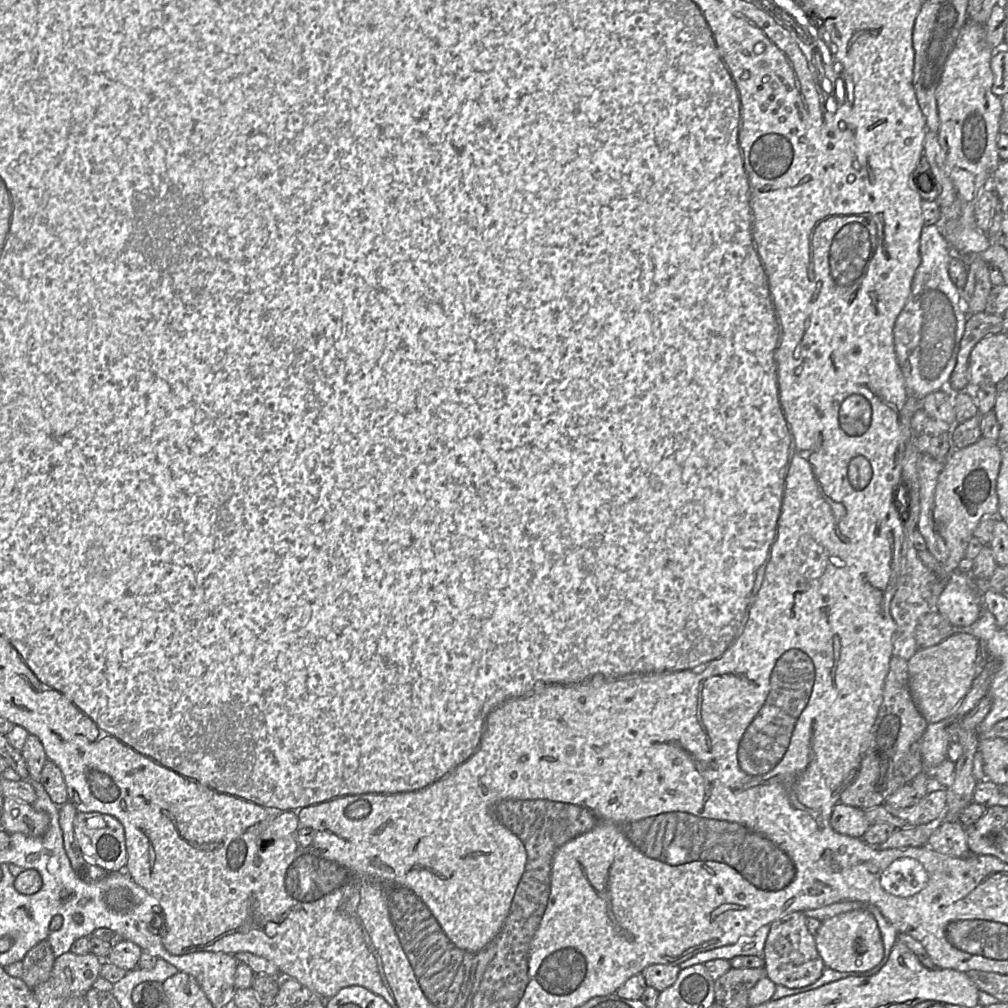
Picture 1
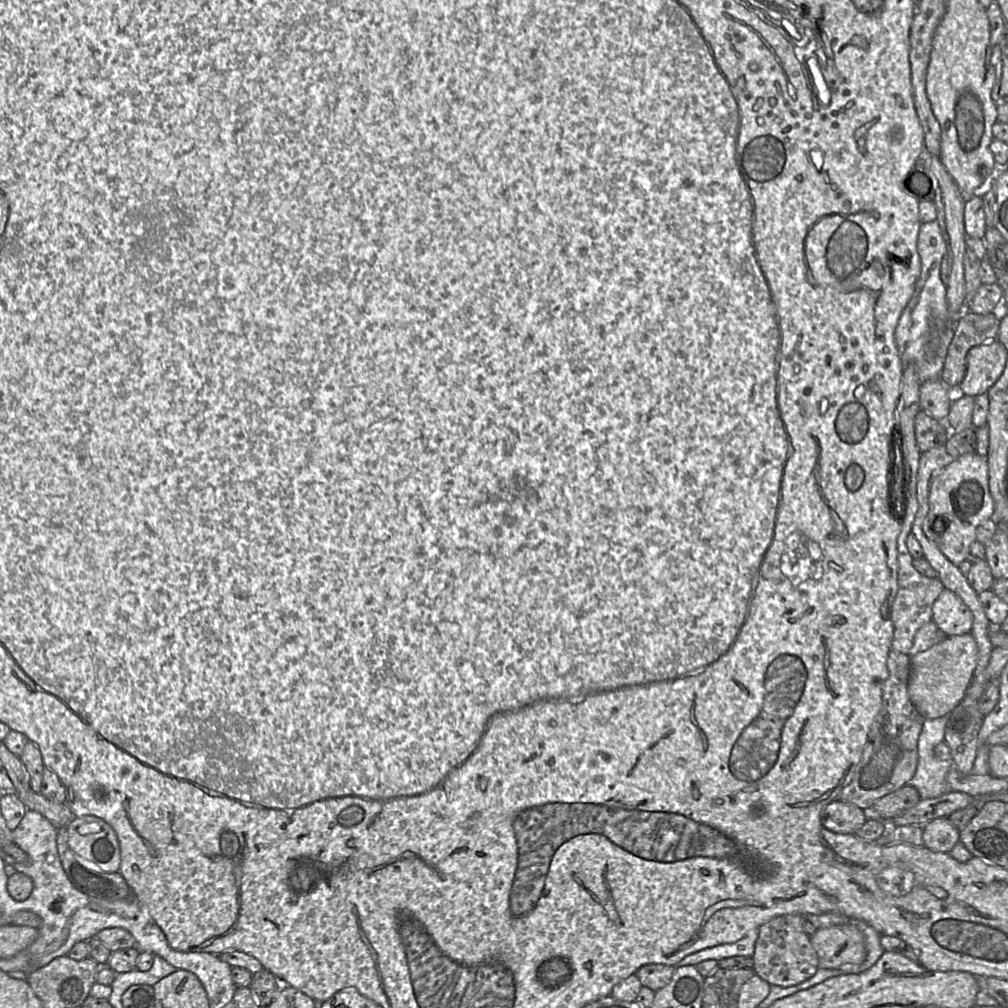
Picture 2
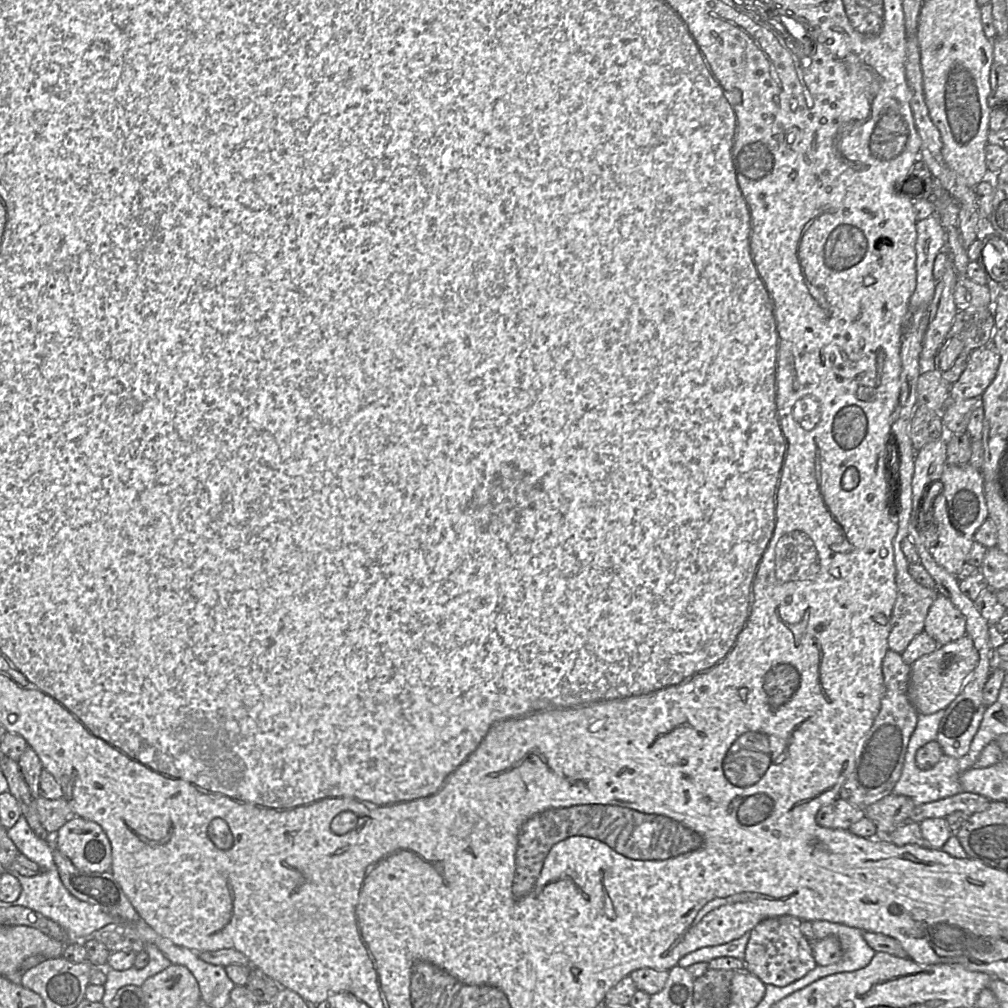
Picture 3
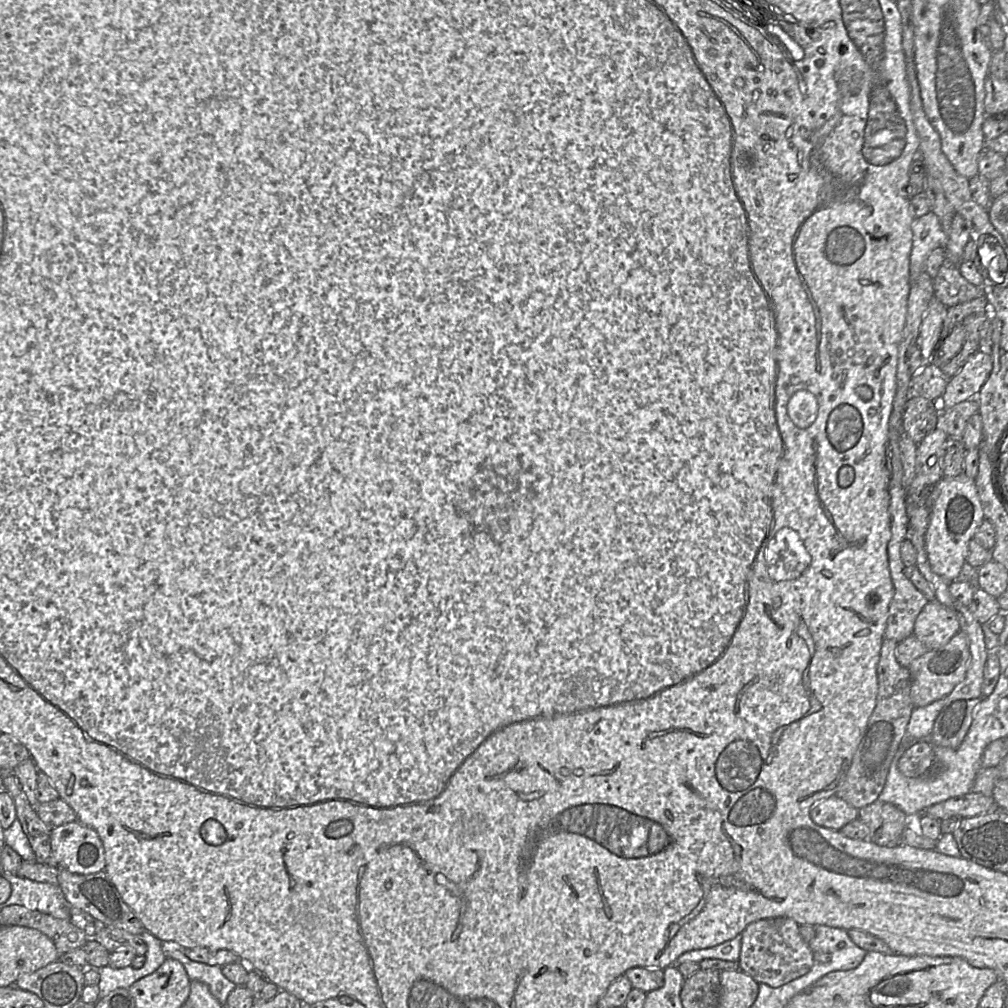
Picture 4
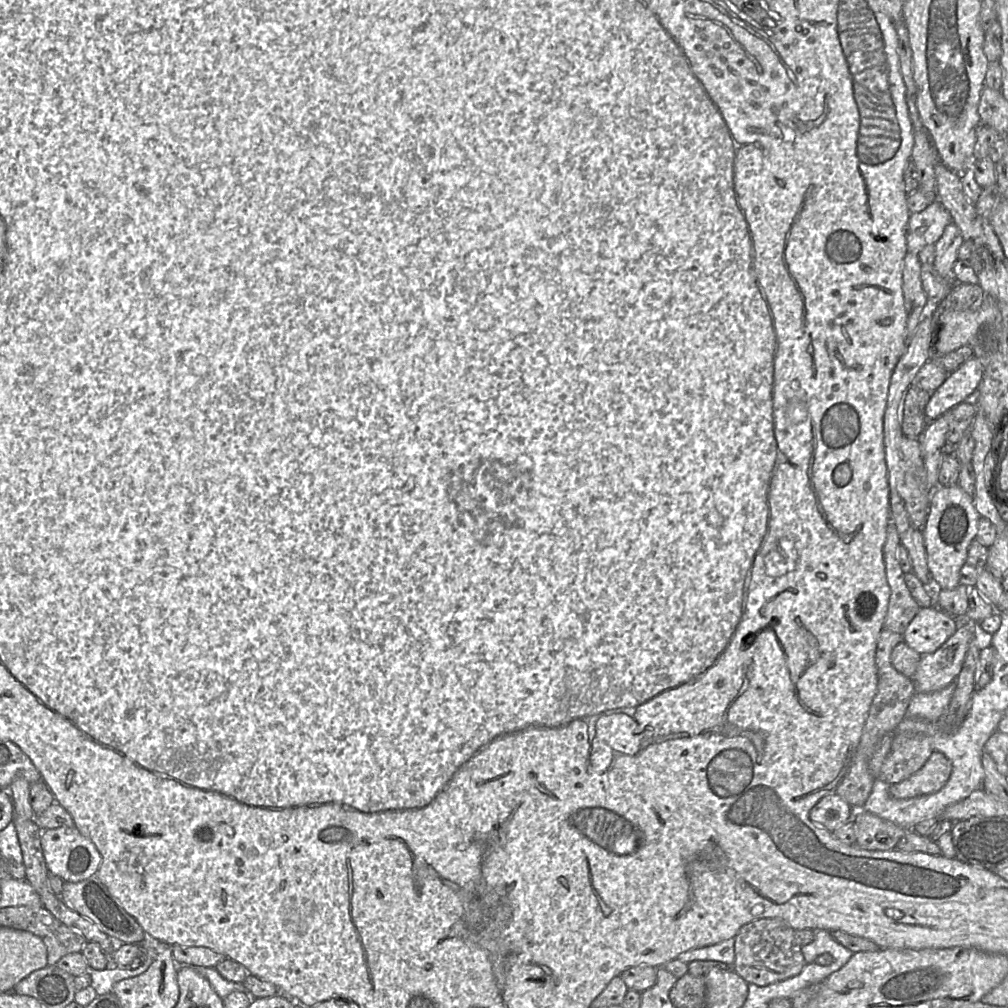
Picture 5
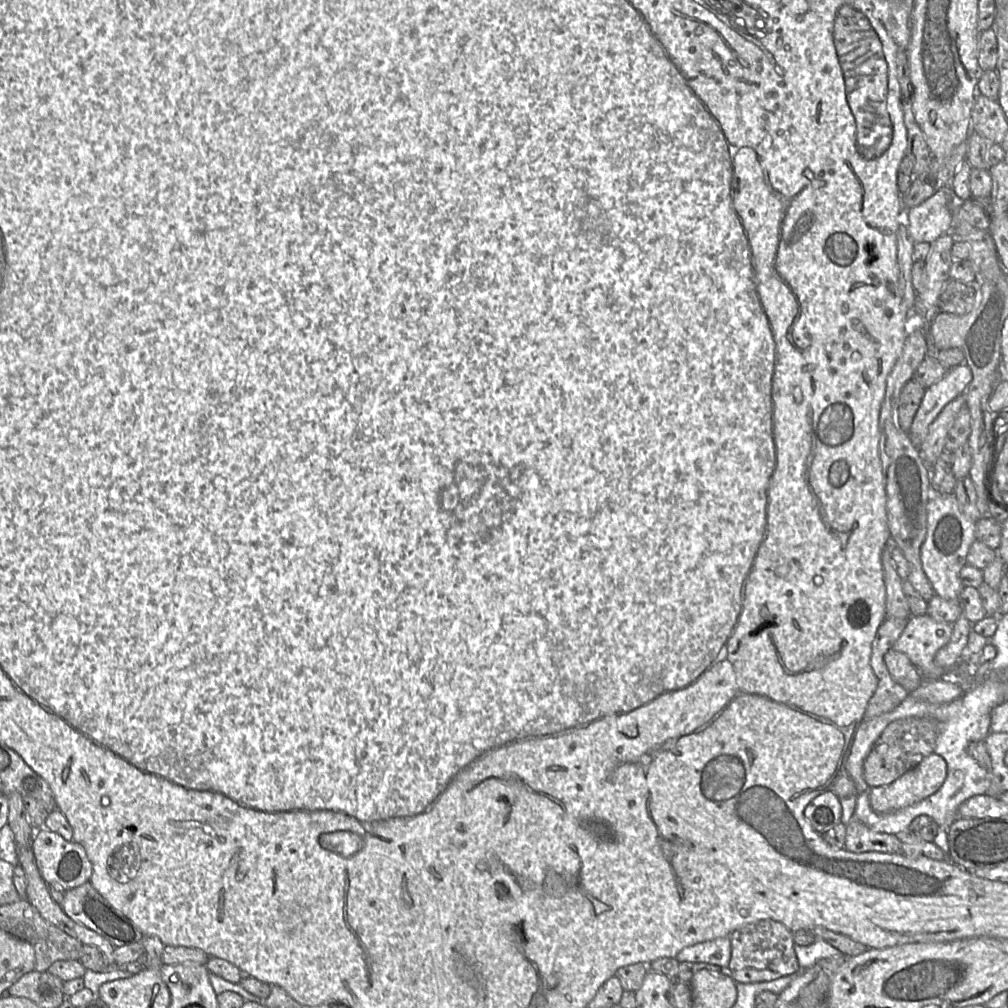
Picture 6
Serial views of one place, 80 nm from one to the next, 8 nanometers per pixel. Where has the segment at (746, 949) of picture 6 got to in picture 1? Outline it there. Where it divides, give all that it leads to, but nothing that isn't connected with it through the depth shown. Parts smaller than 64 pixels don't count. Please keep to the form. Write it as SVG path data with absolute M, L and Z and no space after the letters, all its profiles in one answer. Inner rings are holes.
M792 912L770 924L763 959L766 977L776 985L787 988L801 988L816 982L825 969L824 962L817 951L815 935L806 926L803 912Z

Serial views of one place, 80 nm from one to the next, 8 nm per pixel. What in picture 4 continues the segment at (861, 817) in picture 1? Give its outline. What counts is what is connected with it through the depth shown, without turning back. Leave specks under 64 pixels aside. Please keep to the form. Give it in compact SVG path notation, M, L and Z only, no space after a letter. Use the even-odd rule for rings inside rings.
M837 795L823 799L810 810L810 817L815 824L832 830L840 830L857 819L858 814L858 809Z

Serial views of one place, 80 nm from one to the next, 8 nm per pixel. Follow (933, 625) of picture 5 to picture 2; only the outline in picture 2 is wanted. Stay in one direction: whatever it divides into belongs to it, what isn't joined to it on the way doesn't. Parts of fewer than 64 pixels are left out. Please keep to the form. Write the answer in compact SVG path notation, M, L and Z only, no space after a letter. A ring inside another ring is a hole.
M944 588L932 607L932 621L947 637L971 632L973 614L963 600Z

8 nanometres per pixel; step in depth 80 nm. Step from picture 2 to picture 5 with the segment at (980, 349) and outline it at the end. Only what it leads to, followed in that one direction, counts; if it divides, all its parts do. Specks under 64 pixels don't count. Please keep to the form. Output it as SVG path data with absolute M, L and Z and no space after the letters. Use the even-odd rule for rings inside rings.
M971 357L951 373L930 397L925 408L927 421L933 421L958 404L976 396L984 374L981 362Z

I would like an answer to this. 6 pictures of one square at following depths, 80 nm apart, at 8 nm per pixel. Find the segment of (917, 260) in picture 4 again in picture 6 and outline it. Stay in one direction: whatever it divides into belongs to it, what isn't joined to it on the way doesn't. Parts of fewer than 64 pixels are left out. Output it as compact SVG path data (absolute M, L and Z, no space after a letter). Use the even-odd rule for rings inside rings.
M951 185L942 187L918 206L908 209L905 224L913 243L932 244L952 229L952 213L949 209Z

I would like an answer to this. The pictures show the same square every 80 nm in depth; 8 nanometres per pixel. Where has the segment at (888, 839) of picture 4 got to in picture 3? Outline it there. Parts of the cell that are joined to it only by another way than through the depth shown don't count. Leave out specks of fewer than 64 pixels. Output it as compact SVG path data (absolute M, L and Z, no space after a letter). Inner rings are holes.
M890 794L863 809L865 816L876 826L879 835L888 835L909 821L916 805L910 797Z

